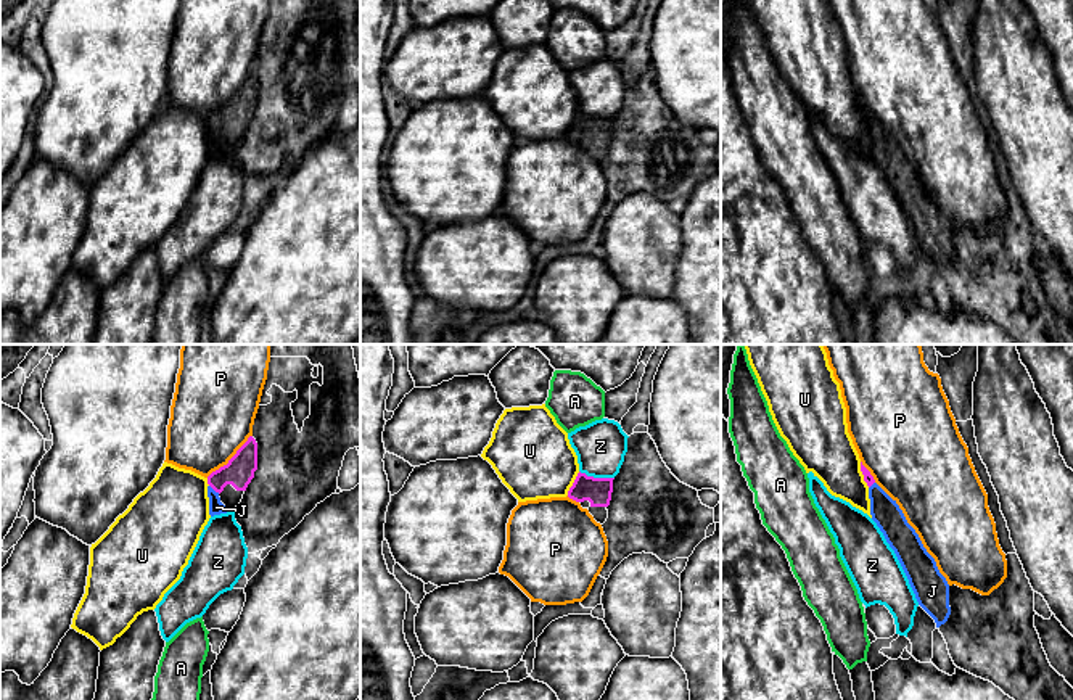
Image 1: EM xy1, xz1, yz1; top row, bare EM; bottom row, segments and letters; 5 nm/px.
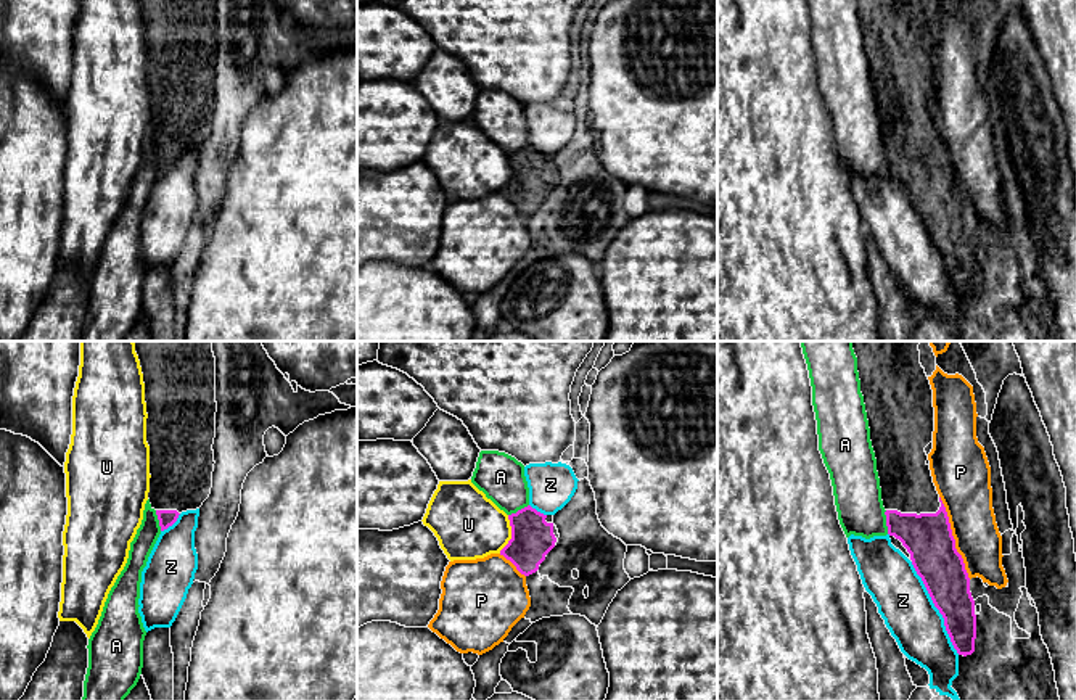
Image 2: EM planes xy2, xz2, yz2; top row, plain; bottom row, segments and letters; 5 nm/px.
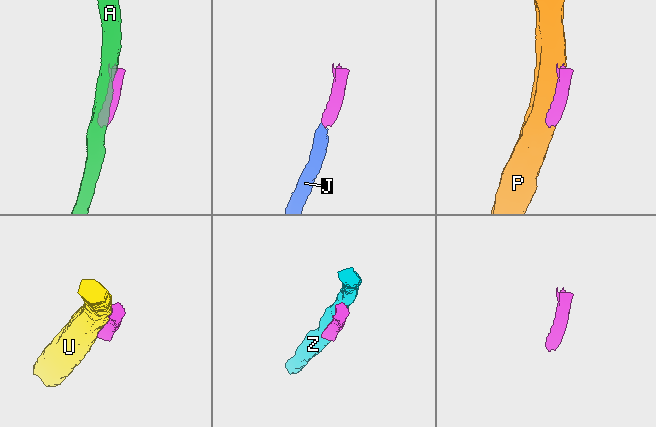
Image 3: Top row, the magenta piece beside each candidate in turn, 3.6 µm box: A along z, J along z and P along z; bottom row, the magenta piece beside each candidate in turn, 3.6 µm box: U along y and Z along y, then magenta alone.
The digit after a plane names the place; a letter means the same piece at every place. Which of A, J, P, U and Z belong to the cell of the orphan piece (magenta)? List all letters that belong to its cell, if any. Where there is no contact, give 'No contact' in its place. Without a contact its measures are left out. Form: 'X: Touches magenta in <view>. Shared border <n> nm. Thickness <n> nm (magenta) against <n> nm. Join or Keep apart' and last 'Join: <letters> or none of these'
A: Touches magenta in yz2. Shared border 120 nm. Thickness 240 nm (magenta) against 240 nm. Keep apart
J: Touches magenta in xy1. Shared border 70 nm. Thickness 150 nm (magenta) against 80 nm. Join
P: Touches magenta in yz2. Shared border 440 nm. Thickness 240 nm (magenta) against 260 nm. Keep apart
U: Touches magenta in xz2. Shared border 200 nm. Thickness 220 nm (magenta) against 340 nm. Keep apart
Z: Touches magenta in yz2. Shared border 500 nm. Thickness 220 nm (magenta) against 260 nm. Keep apart
Join: J

